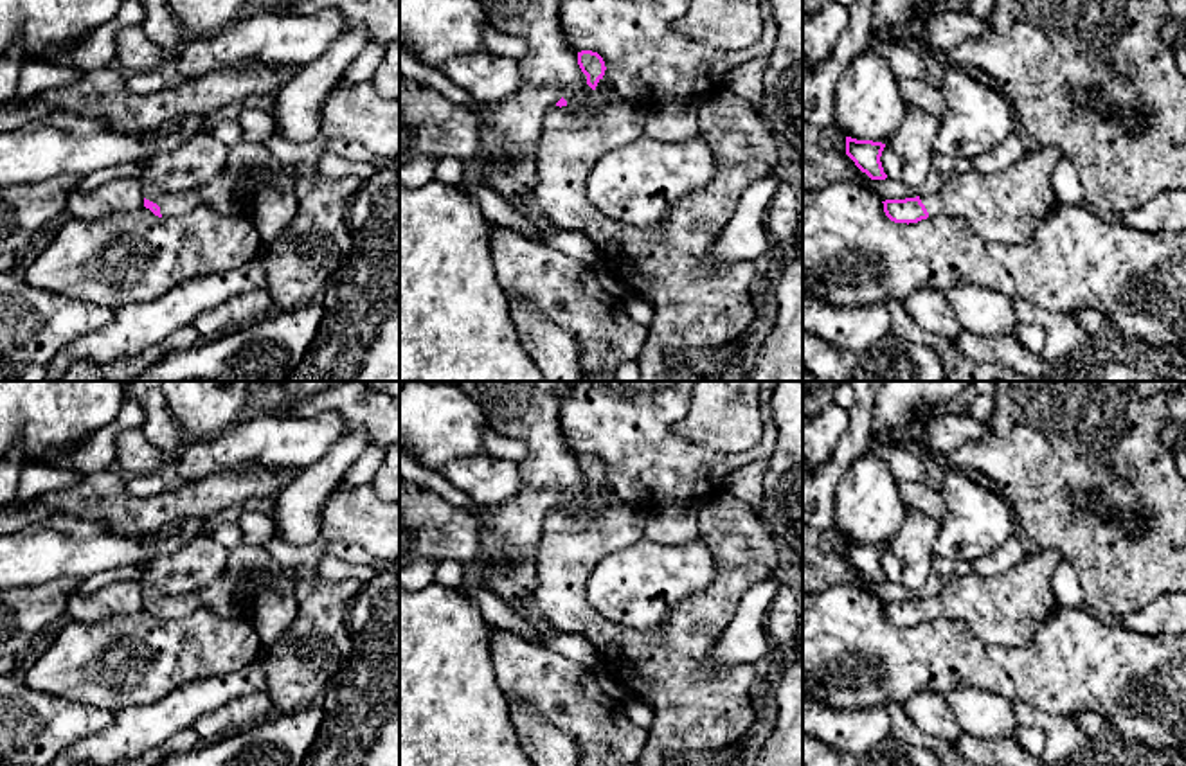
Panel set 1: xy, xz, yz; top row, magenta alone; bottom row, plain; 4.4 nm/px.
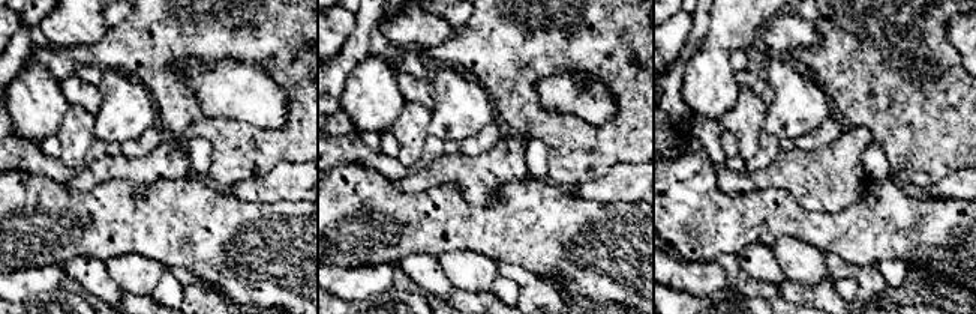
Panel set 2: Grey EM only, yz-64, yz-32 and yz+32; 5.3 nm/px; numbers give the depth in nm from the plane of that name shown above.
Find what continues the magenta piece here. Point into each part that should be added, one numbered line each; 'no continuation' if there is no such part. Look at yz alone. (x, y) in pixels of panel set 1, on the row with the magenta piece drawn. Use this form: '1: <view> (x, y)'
1: yz (1005, 207)

